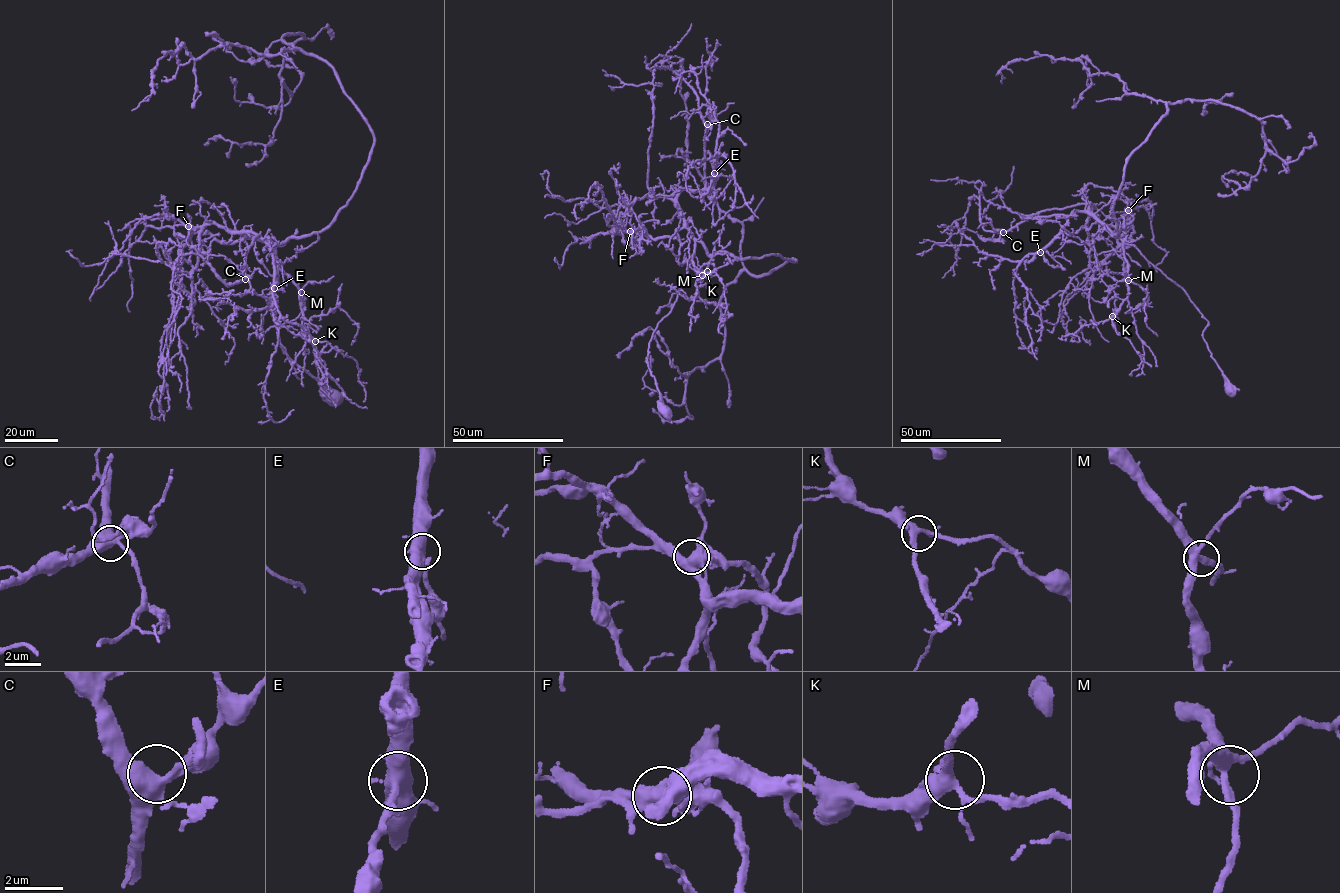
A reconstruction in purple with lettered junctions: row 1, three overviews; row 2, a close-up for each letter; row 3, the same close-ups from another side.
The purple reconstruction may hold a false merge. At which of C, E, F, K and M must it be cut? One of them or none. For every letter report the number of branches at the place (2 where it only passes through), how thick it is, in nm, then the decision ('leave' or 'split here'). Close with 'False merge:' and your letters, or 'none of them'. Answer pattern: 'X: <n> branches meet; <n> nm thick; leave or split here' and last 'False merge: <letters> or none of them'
C: 4 branches meet; 440 nm thick; leave
E: 4 branches meet; 480 nm thick; leave
F: 4 branches meet; 550 nm thick; leave
K: 4 branches meet; 360 nm thick; leave
M: 4 branches meet; 360 nm thick; leave
False merge: none of them

